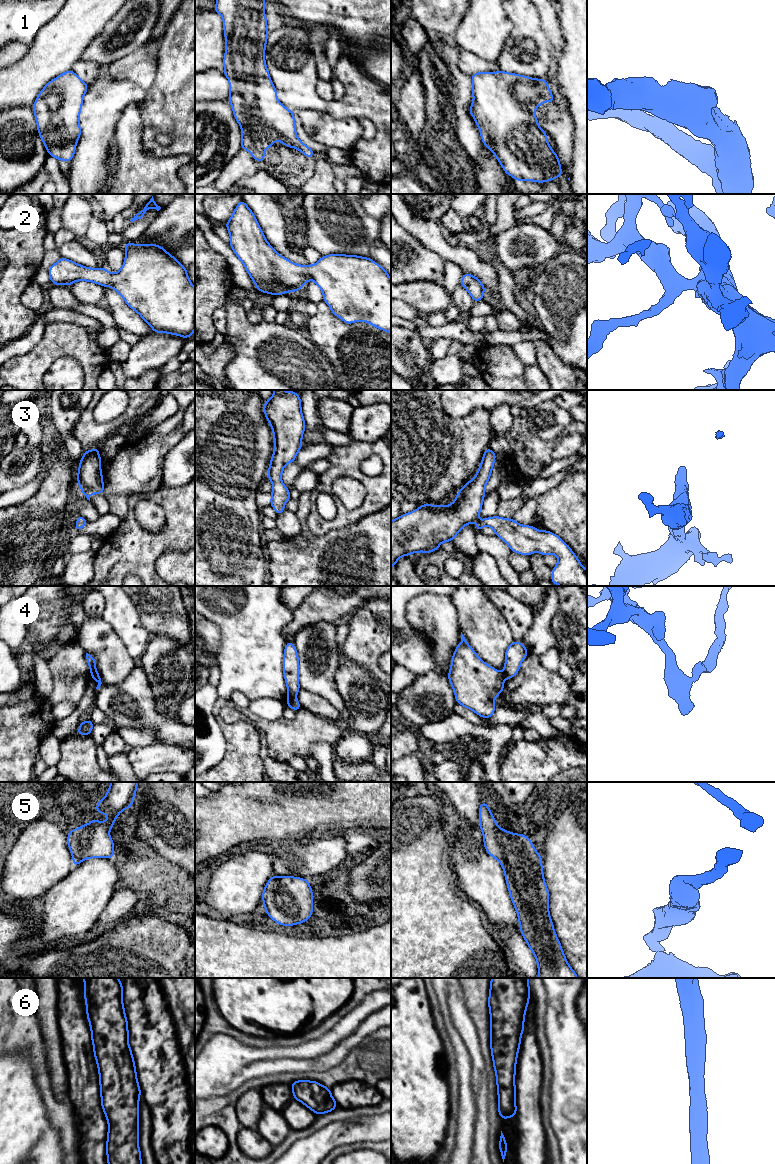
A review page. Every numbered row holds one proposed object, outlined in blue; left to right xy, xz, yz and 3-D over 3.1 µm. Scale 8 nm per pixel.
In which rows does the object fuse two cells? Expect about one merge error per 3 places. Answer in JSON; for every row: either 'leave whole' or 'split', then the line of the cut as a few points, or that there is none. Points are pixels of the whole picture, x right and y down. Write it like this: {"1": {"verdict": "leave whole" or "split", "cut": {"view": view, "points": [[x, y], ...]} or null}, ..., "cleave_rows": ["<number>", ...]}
{"1": {"verdict": "leave whole", "cut": null}, "2": {"verdict": "leave whole", "cut": null}, "3": {"verdict": "leave whole", "cut": null}, "4": {"verdict": "split", "cut": {"view": "xy", "points": [[91, 673], [97, 673], [99, 676]]}}, "5": {"verdict": "leave whole", "cut": null}, "6": {"verdict": "leave whole", "cut": null}, "cleave_rows": ["4"]}

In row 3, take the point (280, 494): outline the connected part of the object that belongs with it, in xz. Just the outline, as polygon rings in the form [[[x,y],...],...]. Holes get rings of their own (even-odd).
[[[274,390],[273,396],[264,402],[263,412],[272,428],[274,452],[267,478],[273,483],[270,505],[278,515],[285,510],[290,490],[282,483],[286,464],[295,461],[302,446],[306,429],[301,410],[301,397],[294,391]]]

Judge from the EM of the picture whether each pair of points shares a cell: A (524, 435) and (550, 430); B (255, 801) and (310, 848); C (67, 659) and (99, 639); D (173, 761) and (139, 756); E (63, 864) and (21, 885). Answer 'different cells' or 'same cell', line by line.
A: different cells
B: different cells
C: different cells
D: same cell
E: same cell

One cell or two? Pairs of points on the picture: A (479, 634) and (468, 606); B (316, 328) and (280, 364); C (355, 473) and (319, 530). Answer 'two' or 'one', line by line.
A: one
B: two
C: one

